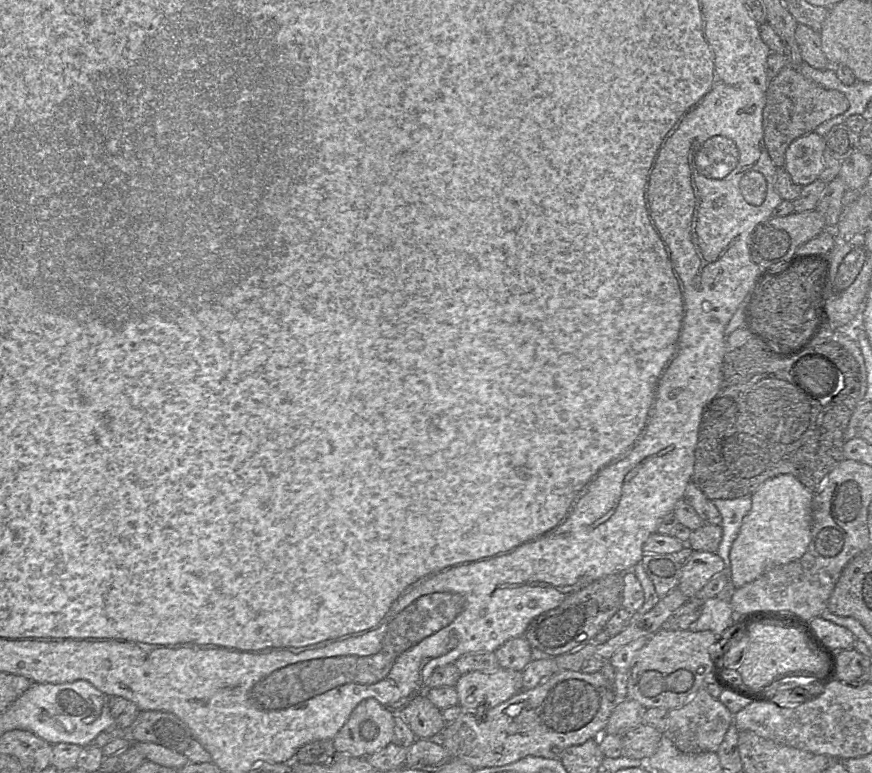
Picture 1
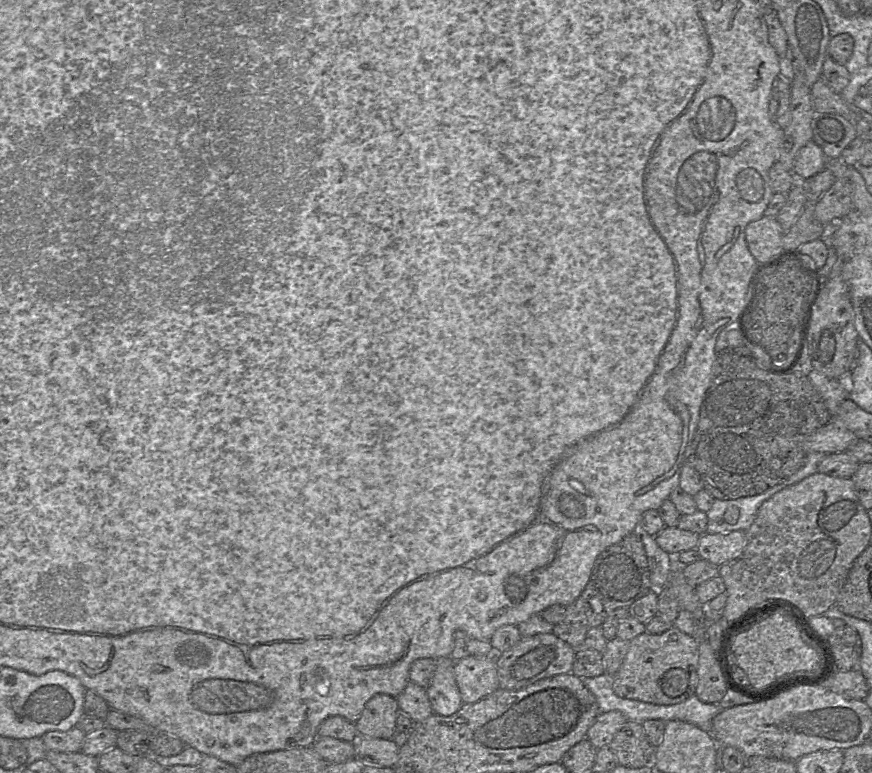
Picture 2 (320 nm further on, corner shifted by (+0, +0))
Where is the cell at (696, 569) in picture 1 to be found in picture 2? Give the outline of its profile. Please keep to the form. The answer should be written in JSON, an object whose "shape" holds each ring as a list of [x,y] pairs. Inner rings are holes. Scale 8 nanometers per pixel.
{"shape":[[[746,531],[700,535],[697,551],[701,559],[720,567],[731,561],[747,545]]]}

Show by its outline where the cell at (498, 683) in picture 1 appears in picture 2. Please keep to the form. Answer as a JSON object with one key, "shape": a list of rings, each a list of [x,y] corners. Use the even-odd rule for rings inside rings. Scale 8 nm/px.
{"shape":[[[552,633],[522,637],[515,645],[501,653],[495,652],[499,688],[520,690],[536,681],[572,671],[576,649]]]}

